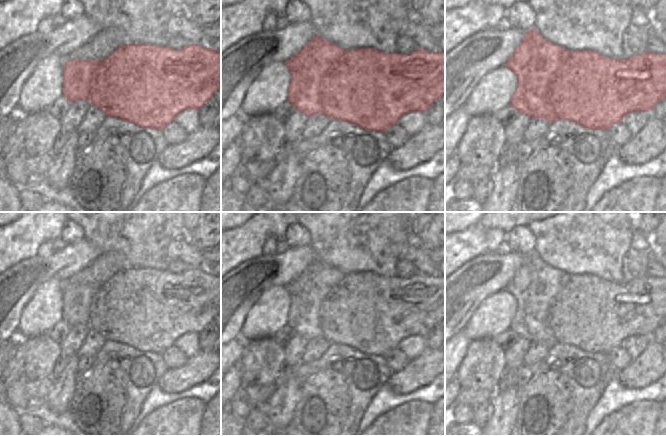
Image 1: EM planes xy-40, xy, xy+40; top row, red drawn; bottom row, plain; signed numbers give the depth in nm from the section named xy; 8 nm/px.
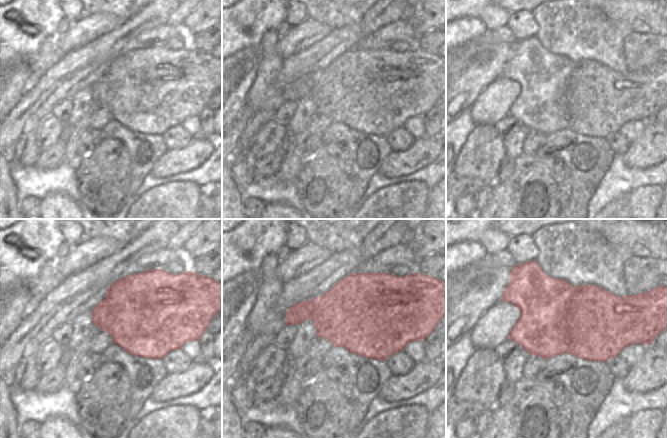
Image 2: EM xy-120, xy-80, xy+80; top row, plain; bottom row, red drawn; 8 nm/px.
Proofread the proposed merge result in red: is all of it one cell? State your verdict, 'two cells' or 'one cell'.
two cells

